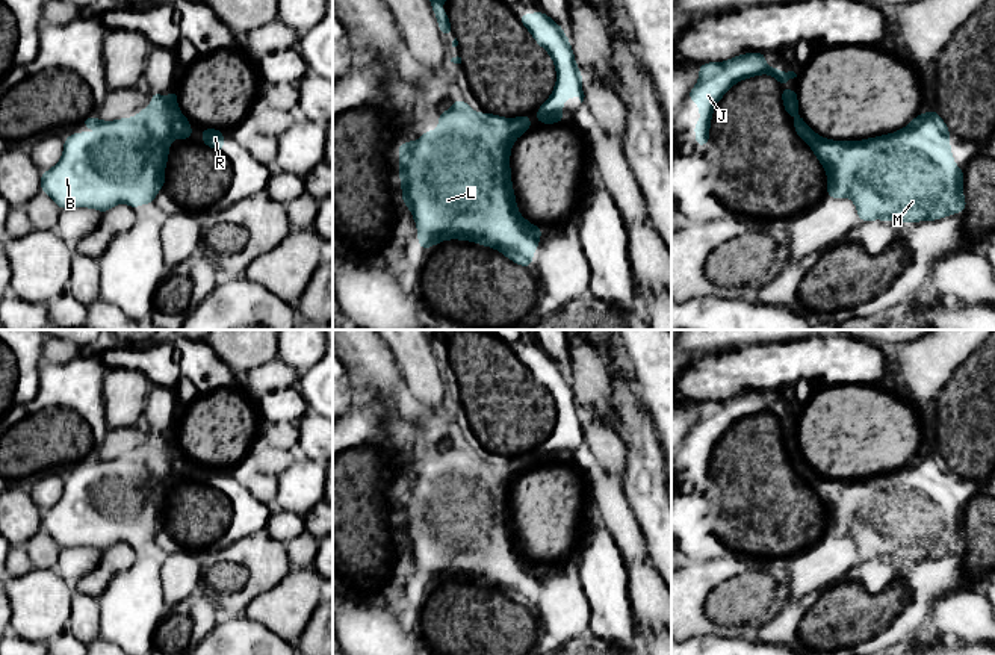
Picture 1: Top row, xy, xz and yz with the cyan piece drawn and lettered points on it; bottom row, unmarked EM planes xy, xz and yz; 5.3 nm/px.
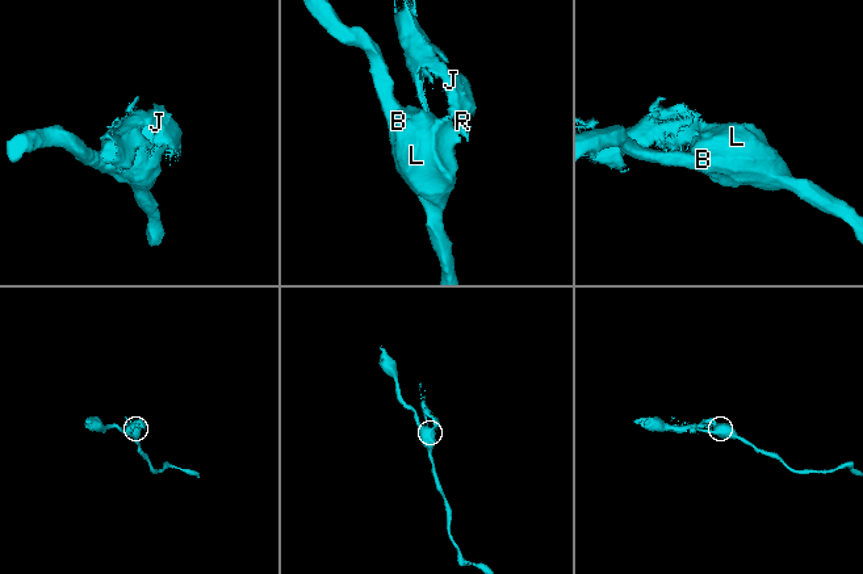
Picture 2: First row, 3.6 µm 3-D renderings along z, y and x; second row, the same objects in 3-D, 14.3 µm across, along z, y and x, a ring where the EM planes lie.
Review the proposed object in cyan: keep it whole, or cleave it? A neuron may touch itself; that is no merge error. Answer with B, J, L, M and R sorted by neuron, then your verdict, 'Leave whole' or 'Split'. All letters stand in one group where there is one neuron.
Groups: B L M / J R. Split

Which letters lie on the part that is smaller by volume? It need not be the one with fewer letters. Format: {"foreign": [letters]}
{"foreign": ["J", "R"]}

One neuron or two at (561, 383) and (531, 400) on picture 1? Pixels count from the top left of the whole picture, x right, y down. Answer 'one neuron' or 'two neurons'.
one neuron

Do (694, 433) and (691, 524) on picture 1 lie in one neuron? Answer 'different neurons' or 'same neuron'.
same neuron

